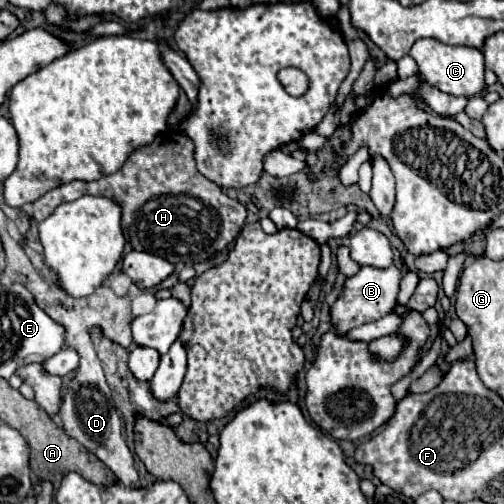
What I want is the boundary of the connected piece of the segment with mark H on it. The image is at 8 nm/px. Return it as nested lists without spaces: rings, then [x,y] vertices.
[[[164,131],[150,145],[134,151],[114,175],[96,181],[64,183],[32,203],[32,219],[44,221],[60,203],[82,195],[112,199],[122,207],[122,231],[136,251],[158,255],[170,263],[198,263],[230,245],[244,225],[246,209],[206,179],[194,161],[194,143],[182,131]]]

